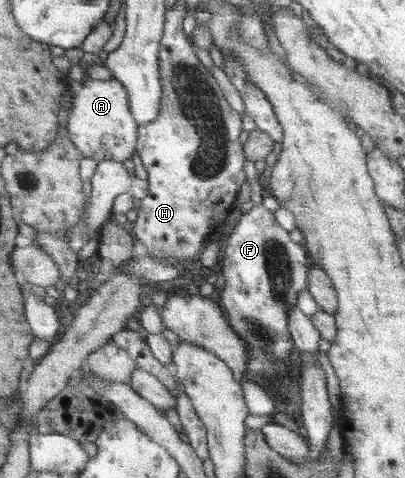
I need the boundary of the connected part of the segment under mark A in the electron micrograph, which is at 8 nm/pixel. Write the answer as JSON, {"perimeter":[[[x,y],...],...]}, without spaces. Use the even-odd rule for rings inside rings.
{"perimeter":[[[89,76],[81,81],[79,93],[73,93],[71,115],[67,130],[84,158],[99,162],[111,160],[119,163],[133,158],[138,151],[139,124],[131,114],[129,96],[123,84],[114,78],[93,80]]]}

